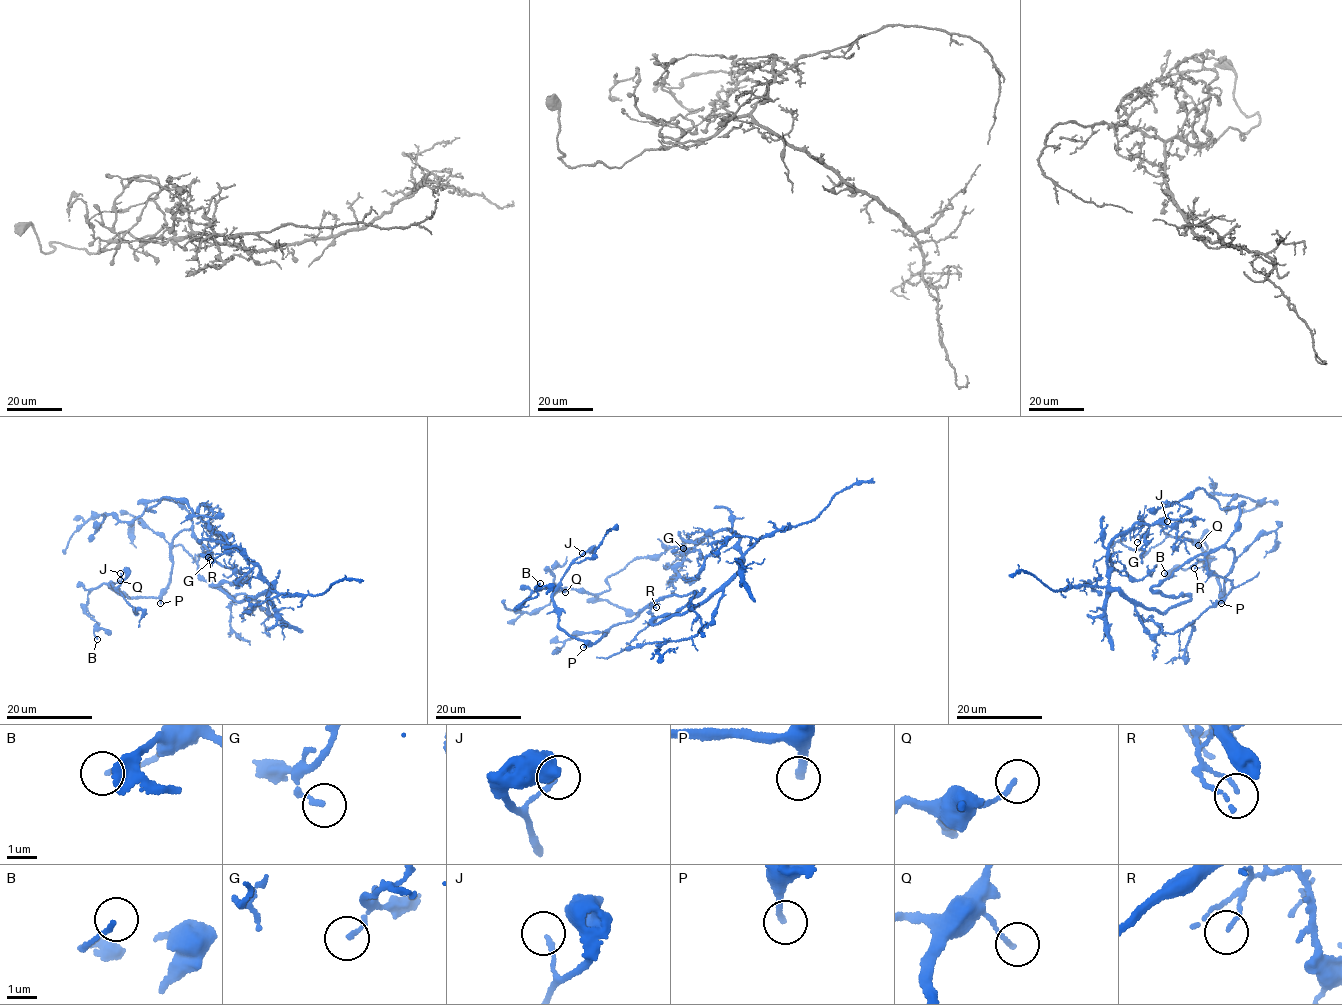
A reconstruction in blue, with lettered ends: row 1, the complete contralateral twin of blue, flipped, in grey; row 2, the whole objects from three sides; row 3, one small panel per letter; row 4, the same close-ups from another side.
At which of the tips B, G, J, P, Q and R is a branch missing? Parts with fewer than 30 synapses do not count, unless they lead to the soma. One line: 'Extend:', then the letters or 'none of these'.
Extend: P

